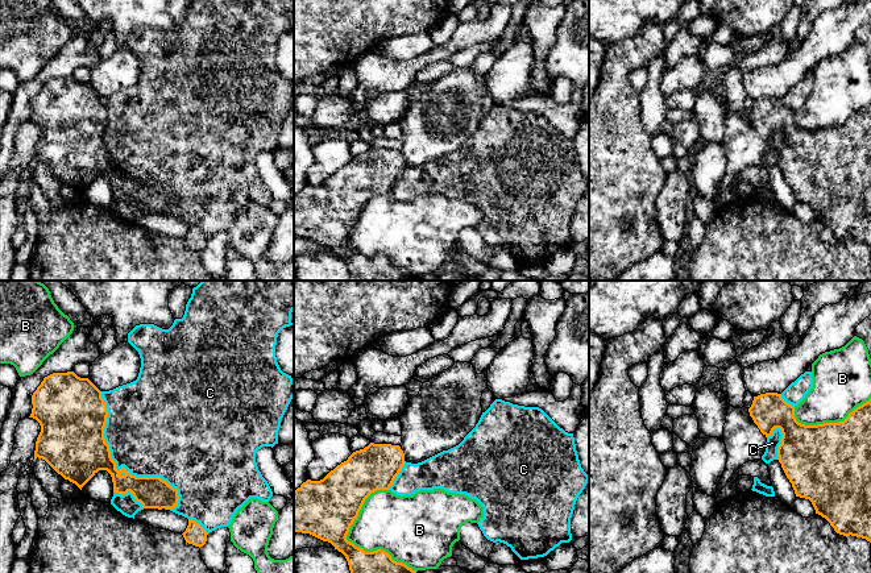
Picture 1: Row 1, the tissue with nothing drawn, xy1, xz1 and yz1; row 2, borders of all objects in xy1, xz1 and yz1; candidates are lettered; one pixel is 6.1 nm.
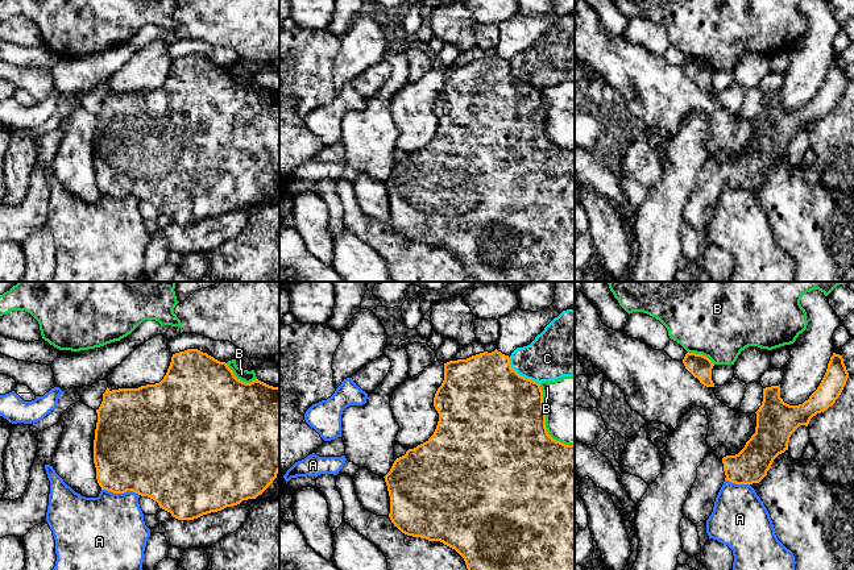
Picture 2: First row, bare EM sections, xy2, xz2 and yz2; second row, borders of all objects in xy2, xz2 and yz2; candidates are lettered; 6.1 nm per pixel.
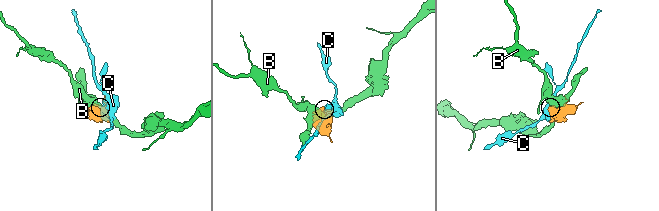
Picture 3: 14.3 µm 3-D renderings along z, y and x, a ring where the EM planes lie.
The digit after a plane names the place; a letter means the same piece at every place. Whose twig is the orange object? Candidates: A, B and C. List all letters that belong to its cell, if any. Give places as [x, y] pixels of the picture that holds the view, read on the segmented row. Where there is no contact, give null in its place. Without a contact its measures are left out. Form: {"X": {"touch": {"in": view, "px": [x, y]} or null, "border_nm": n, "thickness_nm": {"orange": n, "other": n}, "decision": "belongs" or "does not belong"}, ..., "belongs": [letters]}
{"A": {"touch": {"in": "xy2", "px": [120, 492]}, "border_nm": 240, "thickness_nm": {"orange": 460, "other": 440}, "decision": "does not belong"}, "B": {"touch": {"in": "xz1", "px": [355, 545]}, "border_nm": 550, "thickness_nm": {"orange": 300, "other": 340}, "decision": "does not belong"}, "C": {"touch": {"in": "xy1", "px": [116, 469]}, "border_nm": 850, "thickness_nm": {"orange": 320, "other": 420}, "decision": "does not belong"}, "belongs": []}

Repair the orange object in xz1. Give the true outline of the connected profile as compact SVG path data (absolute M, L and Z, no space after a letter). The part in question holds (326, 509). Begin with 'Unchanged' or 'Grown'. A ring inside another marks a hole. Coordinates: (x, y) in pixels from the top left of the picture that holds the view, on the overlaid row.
Unchanged. M370 443L353 452L323 479L307 479L294 491L294 531L331 543L345 556L351 573L416 573L406 564L394 561L382 549L365 552L347 540L365 499L377 490L389 490L405 462L405 453L399 445Z

